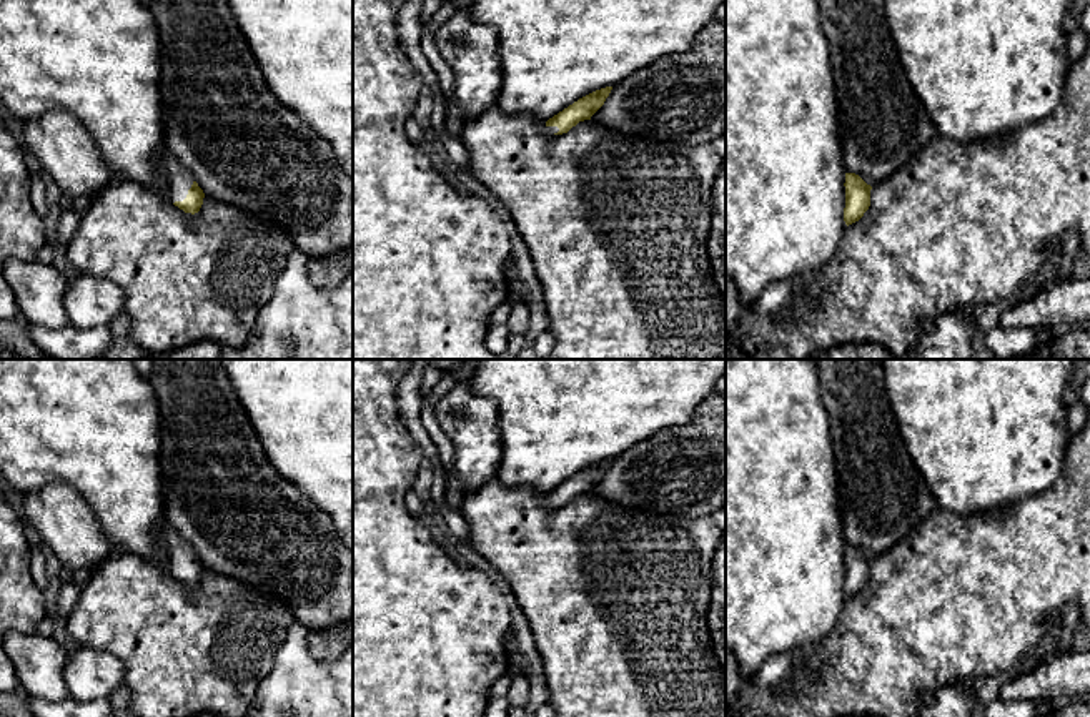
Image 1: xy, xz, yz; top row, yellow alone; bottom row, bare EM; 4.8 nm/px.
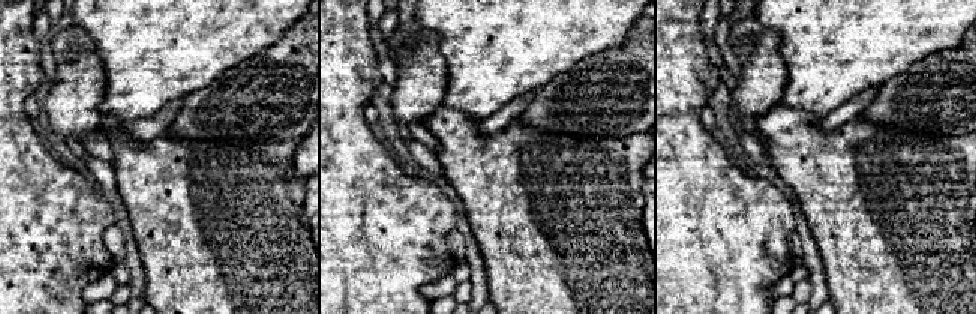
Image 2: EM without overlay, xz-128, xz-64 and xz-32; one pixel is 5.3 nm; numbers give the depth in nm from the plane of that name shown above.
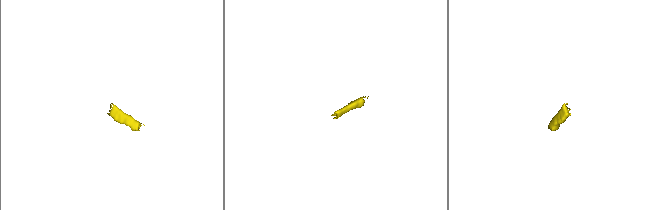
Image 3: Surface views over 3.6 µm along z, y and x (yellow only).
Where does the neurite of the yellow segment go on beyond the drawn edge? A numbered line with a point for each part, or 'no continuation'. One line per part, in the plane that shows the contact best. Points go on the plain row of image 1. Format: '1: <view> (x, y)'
1: xy (178, 553)

